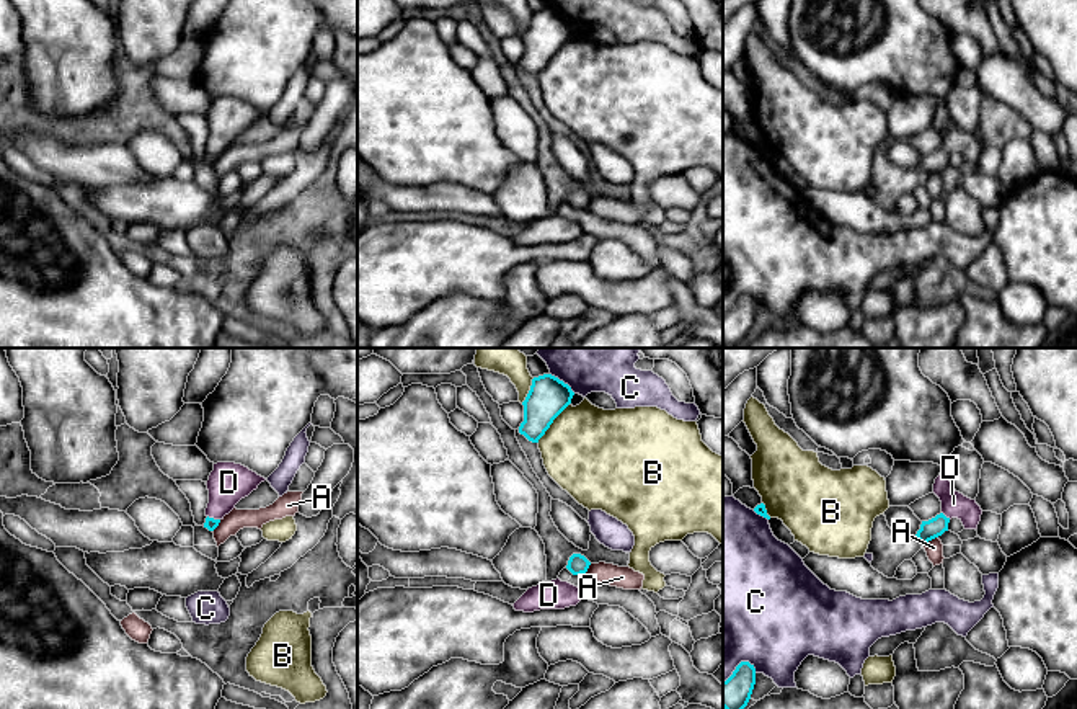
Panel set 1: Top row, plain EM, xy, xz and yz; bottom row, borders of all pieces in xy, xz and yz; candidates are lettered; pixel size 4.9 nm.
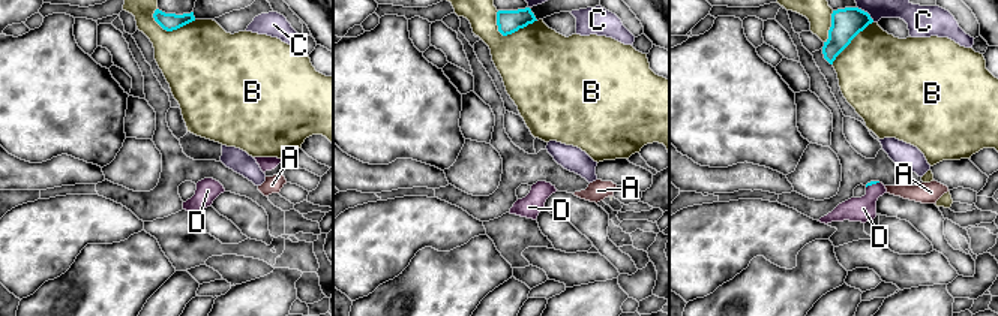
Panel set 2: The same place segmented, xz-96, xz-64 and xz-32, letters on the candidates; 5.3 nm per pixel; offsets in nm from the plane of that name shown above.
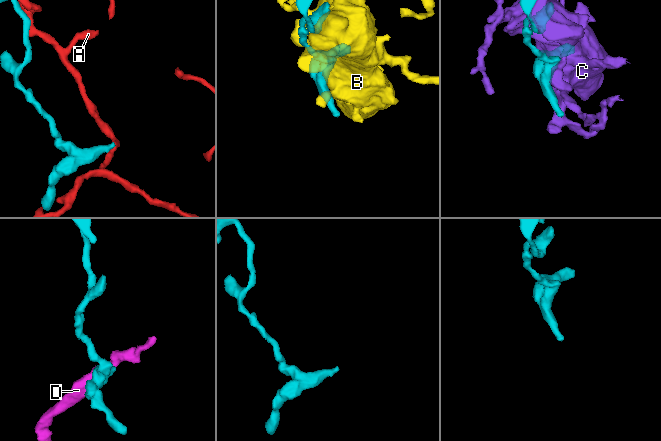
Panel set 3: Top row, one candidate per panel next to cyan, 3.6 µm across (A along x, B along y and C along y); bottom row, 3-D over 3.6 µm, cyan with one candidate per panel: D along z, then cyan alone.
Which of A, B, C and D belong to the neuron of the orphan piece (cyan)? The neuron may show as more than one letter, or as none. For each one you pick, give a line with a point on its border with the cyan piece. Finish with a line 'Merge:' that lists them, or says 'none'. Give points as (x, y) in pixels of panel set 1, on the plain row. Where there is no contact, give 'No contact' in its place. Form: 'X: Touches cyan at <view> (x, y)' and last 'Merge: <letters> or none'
D: Touches cyan at yz (945, 151)
Merge: D

